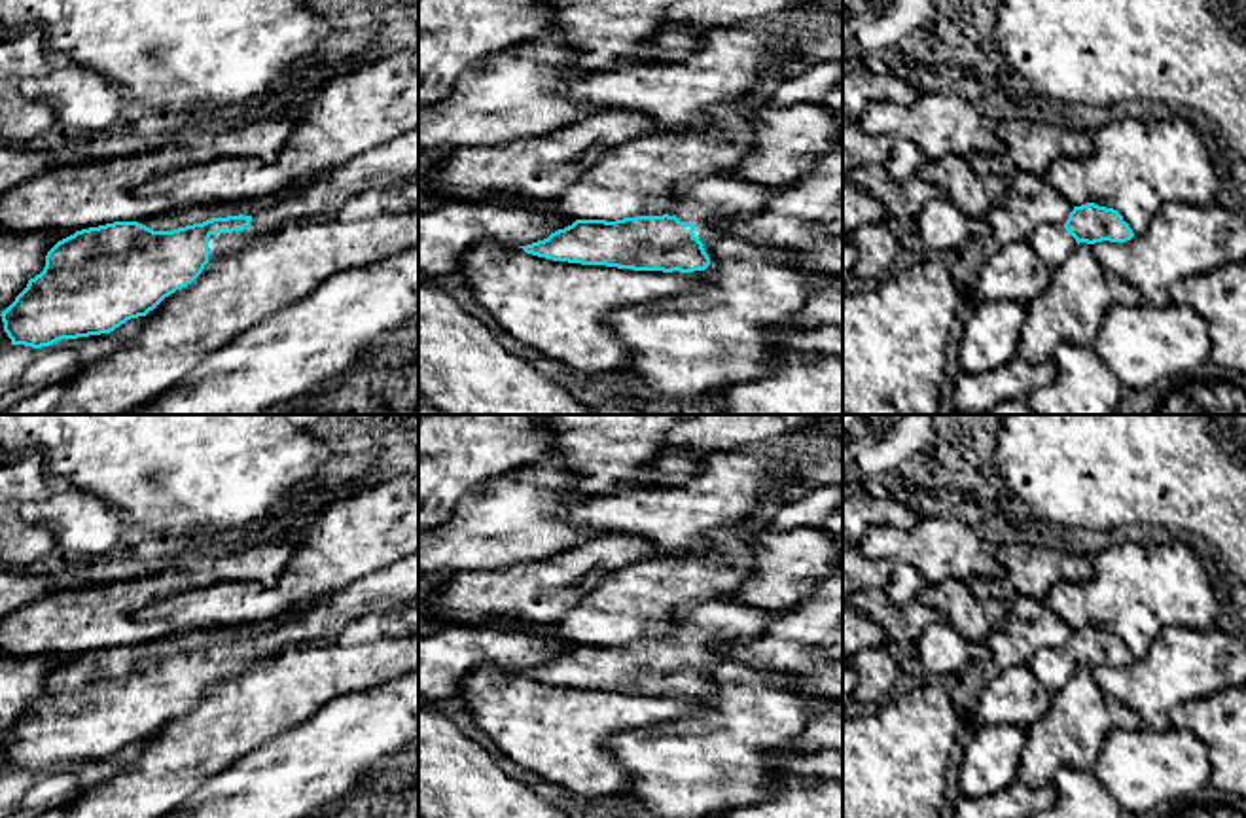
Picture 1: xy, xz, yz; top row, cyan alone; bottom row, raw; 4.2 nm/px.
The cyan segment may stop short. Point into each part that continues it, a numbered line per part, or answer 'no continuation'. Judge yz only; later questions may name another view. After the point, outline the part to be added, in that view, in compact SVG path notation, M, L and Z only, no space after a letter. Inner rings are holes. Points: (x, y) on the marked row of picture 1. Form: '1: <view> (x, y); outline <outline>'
1: yz (1051, 243); outline M1043 222L1032 231L1028 244L1032 246L1036 256L1047 265L1047 269L1053 273L1057 267L1060 267L1062 261L1068 259L1072 248L1077 242L1064 229L1064 225Z

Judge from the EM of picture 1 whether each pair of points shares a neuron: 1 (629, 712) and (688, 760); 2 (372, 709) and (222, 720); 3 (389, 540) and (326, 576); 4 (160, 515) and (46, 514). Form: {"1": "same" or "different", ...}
{"1": "different", "2": "different", "3": "same", "4": "different"}

